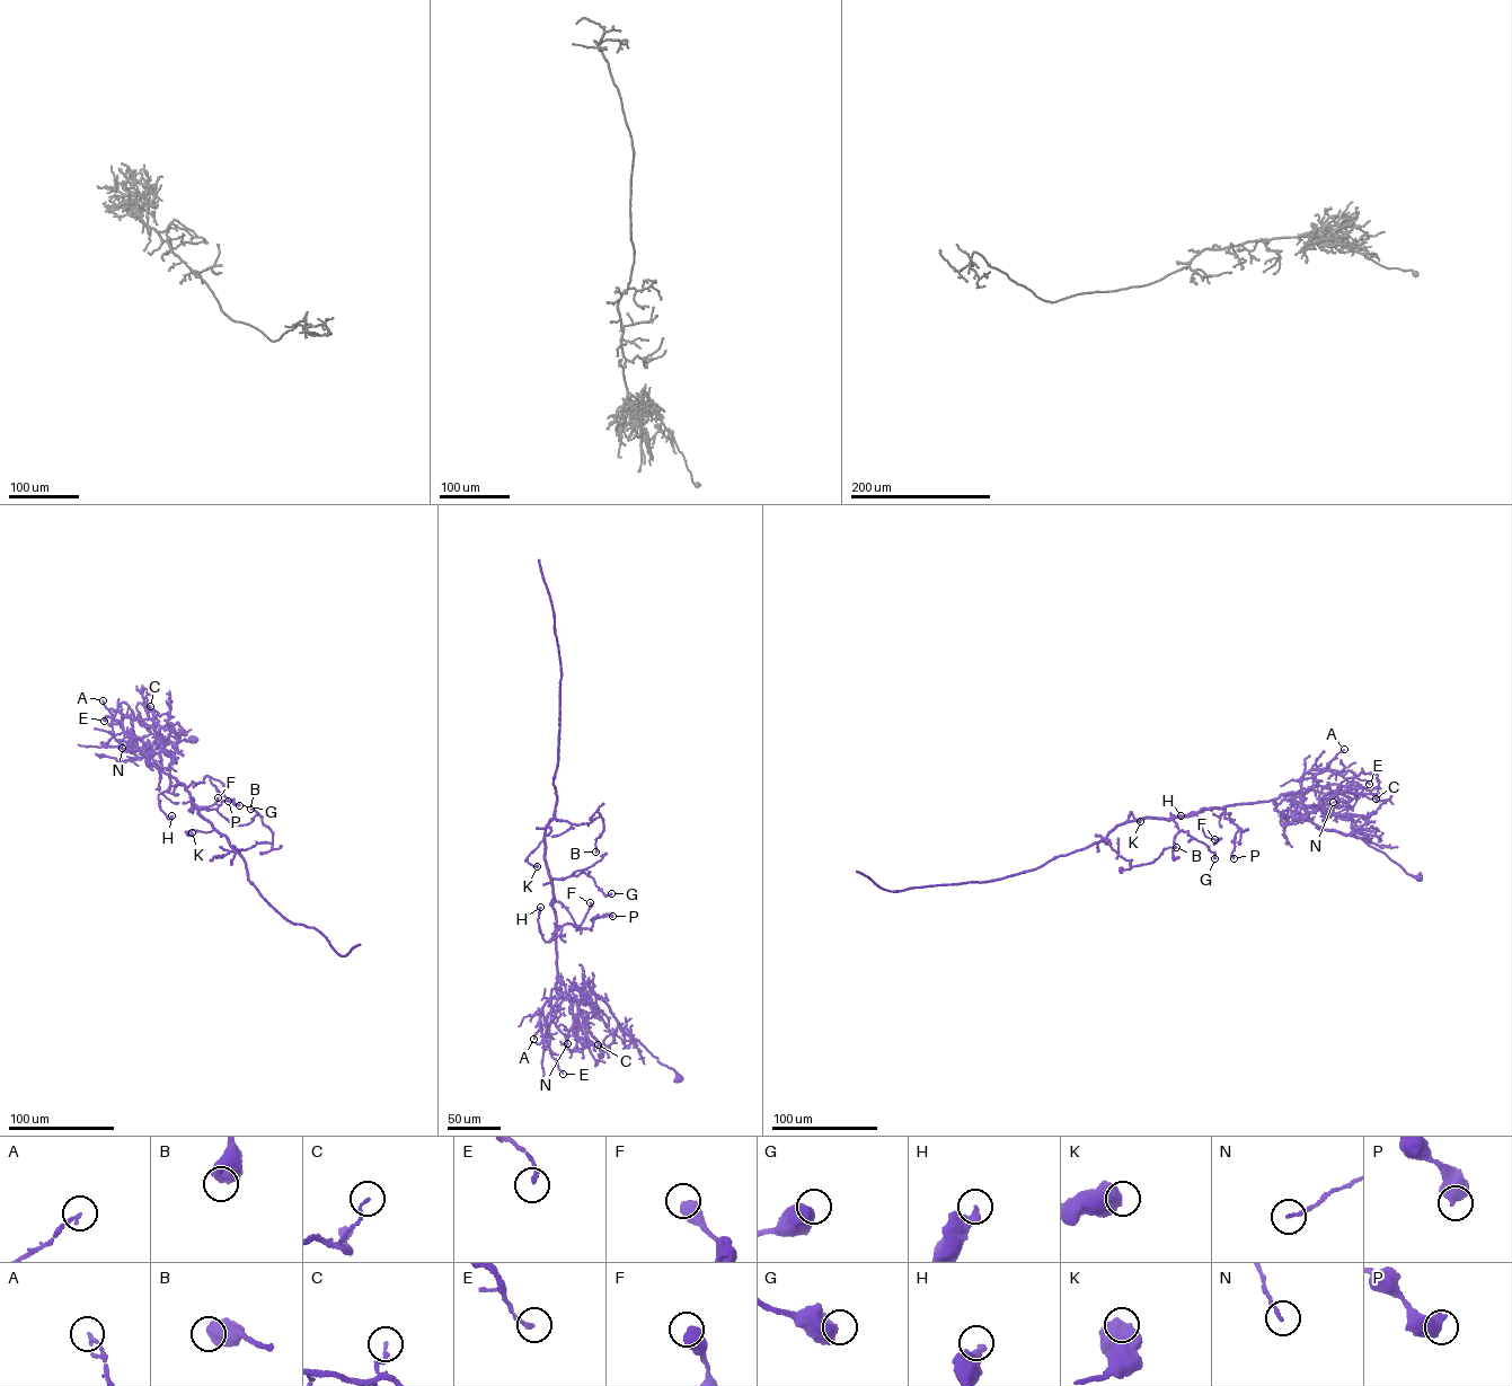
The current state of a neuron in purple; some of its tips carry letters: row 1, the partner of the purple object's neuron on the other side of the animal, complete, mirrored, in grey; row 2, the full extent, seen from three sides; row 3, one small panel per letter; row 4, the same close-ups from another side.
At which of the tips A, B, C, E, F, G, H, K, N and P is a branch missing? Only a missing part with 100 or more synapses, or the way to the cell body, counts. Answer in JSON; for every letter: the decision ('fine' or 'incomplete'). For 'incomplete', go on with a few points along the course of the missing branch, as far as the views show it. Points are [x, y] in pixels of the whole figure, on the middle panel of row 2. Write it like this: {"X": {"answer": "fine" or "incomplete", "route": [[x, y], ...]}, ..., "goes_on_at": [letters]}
{"A": {"answer": "fine"}, "B": {"answer": "fine"}, "C": {"answer": "fine"}, "E": {"answer": "fine"}, "F": {"answer": "fine"}, "G": {"answer": "fine"}, "H": {"answer": "fine"}, "K": {"answer": "fine"}, "N": {"answer": "fine"}, "P": {"answer": "fine"}, "goes_on_at": []}

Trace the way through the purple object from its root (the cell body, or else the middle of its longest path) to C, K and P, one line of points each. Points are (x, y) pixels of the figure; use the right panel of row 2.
C: (1418, 877), (1360, 838), (1322, 829), (1308, 817), (1325, 795), (1352, 784), (1376, 799)
K: (1418, 877), (1360, 838), (1322, 829), (1289, 794), (1173, 819), (1125, 822), (1130, 812), (1140, 821)
P: (1418, 877), (1360, 838), (1322, 829), (1289, 794), (1223, 808), (1226, 819), (1247, 829), (1236, 833), (1234, 858)

